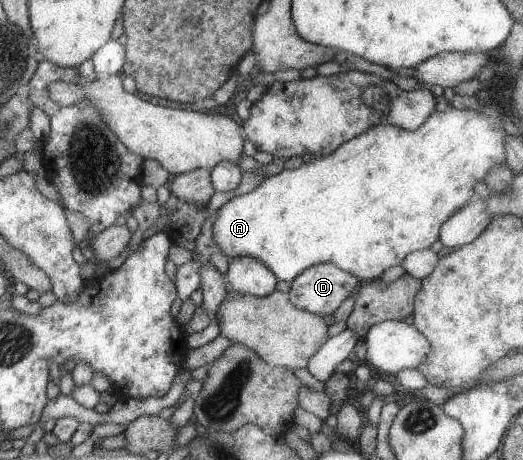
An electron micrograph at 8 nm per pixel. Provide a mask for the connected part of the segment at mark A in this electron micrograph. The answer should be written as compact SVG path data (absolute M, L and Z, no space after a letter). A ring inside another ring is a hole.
M491 95L491 98L487 102L478 100L478 103L479 110L456 110L448 106L443 112L433 112L419 128L415 128L411 132L409 130L401 130L399 126L393 126L393 124L373 126L365 134L361 134L361 136L357 136L357 138L350 142L339 146L329 156L312 157L309 162L301 164L297 168L282 168L279 174L265 177L261 184L253 191L232 198L216 212L217 220L215 220L215 226L213 226L215 244L219 246L219 250L223 252L223 256L227 256L229 260L245 258L245 256L261 260L263 264L267 264L271 268L271 272L277 276L279 281L289 281L292 283L311 266L325 262L331 262L346 272L357 274L363 283L378 280L385 270L389 270L393 266L400 266L401 260L407 254L417 250L429 249L429 246L438 239L440 228L448 221L449 216L455 214L461 206L465 206L472 197L476 196L473 192L473 186L482 182L483 178L487 176L487 172L493 166L506 162L503 144L505 144L507 134L503 132L501 114L495 110L497 100L495 100L495 96Z

